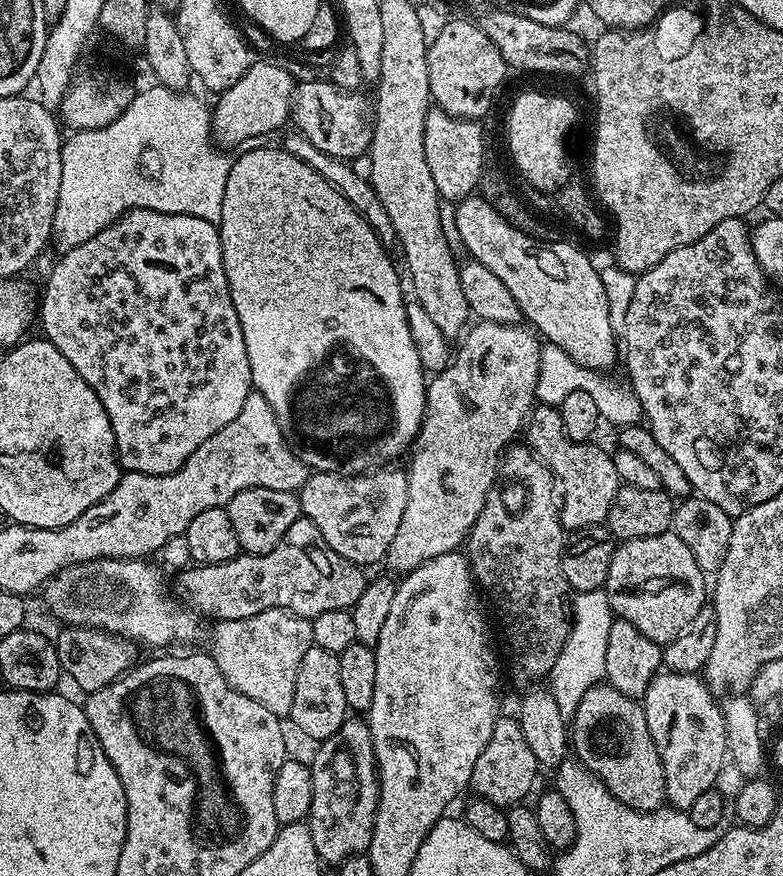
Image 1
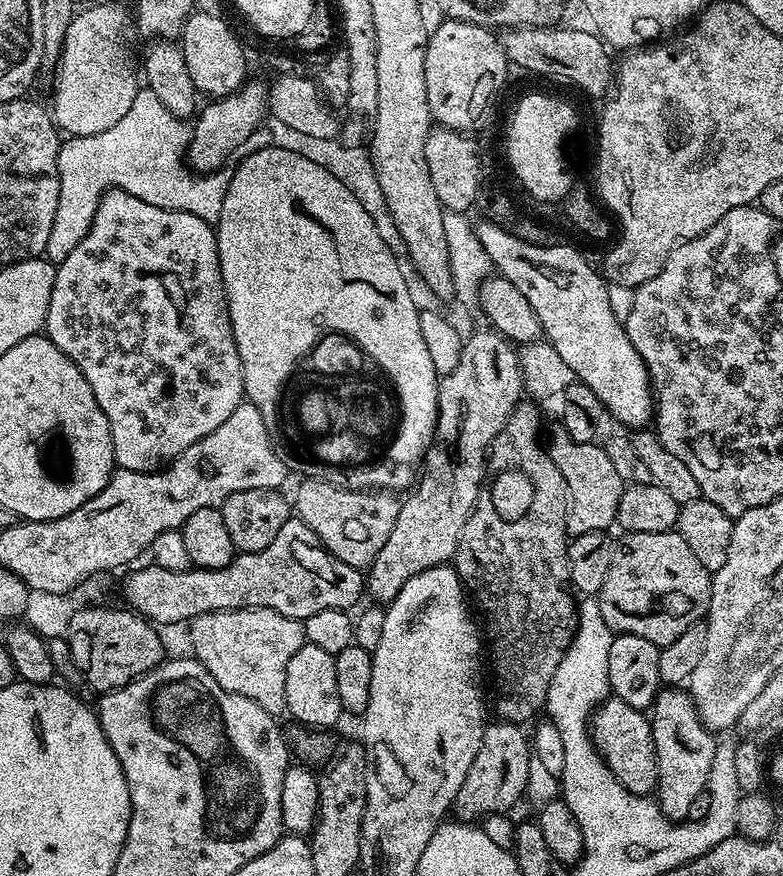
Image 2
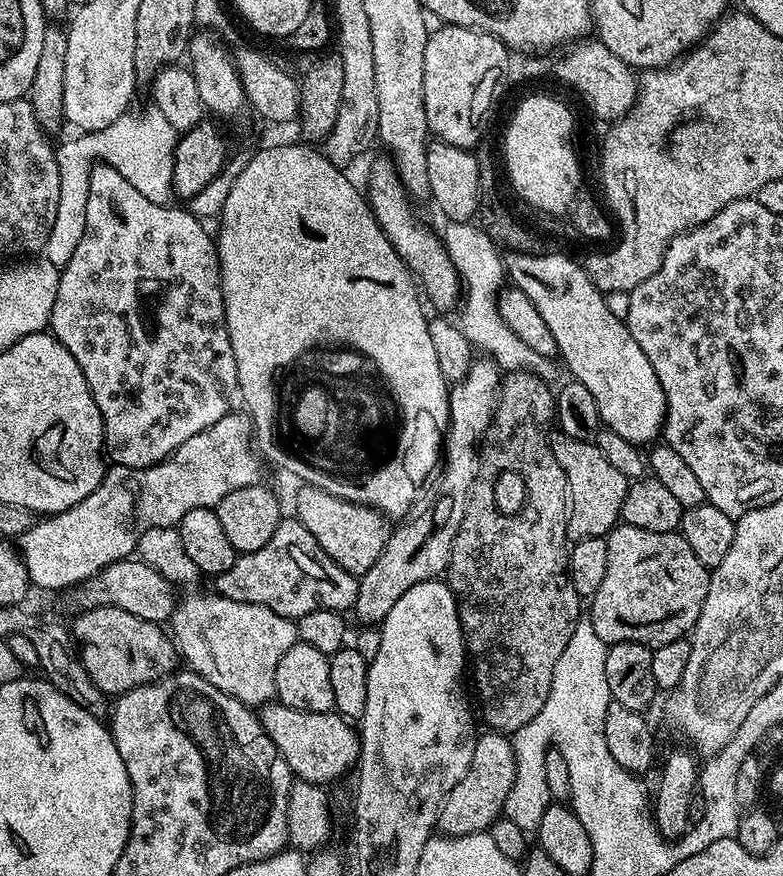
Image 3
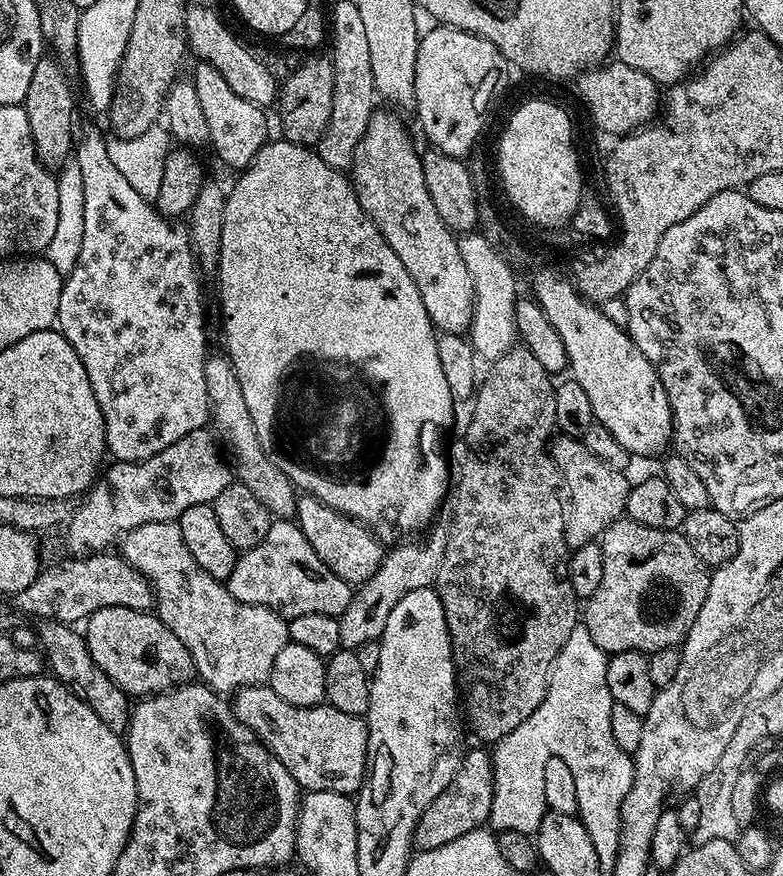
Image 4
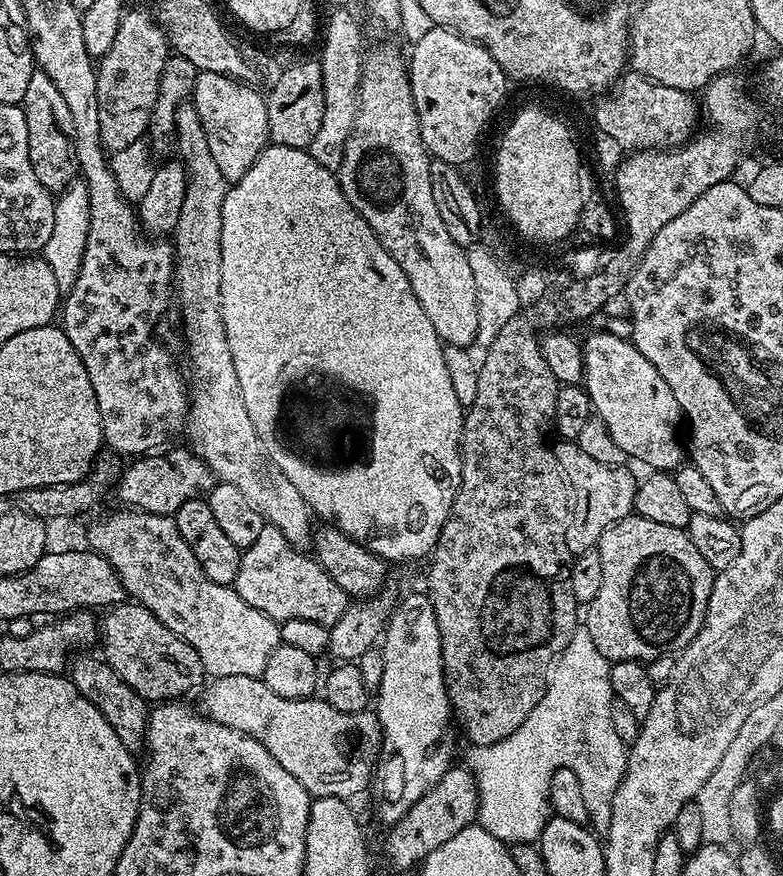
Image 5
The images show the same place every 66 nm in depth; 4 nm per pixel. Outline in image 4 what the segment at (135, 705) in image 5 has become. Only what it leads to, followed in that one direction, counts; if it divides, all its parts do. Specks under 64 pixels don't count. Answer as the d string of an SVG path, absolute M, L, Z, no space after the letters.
M42 618L37 624L38 626L35 625L34 628L37 643L51 675L61 684L65 684L76 697L84 699L110 730L116 735L123 735L128 728L130 698L99 669L98 664L90 656L83 635L71 625L63 624L59 620Z

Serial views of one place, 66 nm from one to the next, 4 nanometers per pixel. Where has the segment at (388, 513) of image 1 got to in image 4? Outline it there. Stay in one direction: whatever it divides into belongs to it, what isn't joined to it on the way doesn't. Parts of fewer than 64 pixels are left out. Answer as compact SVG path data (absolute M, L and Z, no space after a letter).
M307 494L301 495L296 501L295 523L299 524L302 534L306 534L306 542L314 546L314 554L338 574L347 584L359 586L365 584L378 570L384 560L385 545L376 539L374 533L364 525L338 510L326 506L318 498Z

